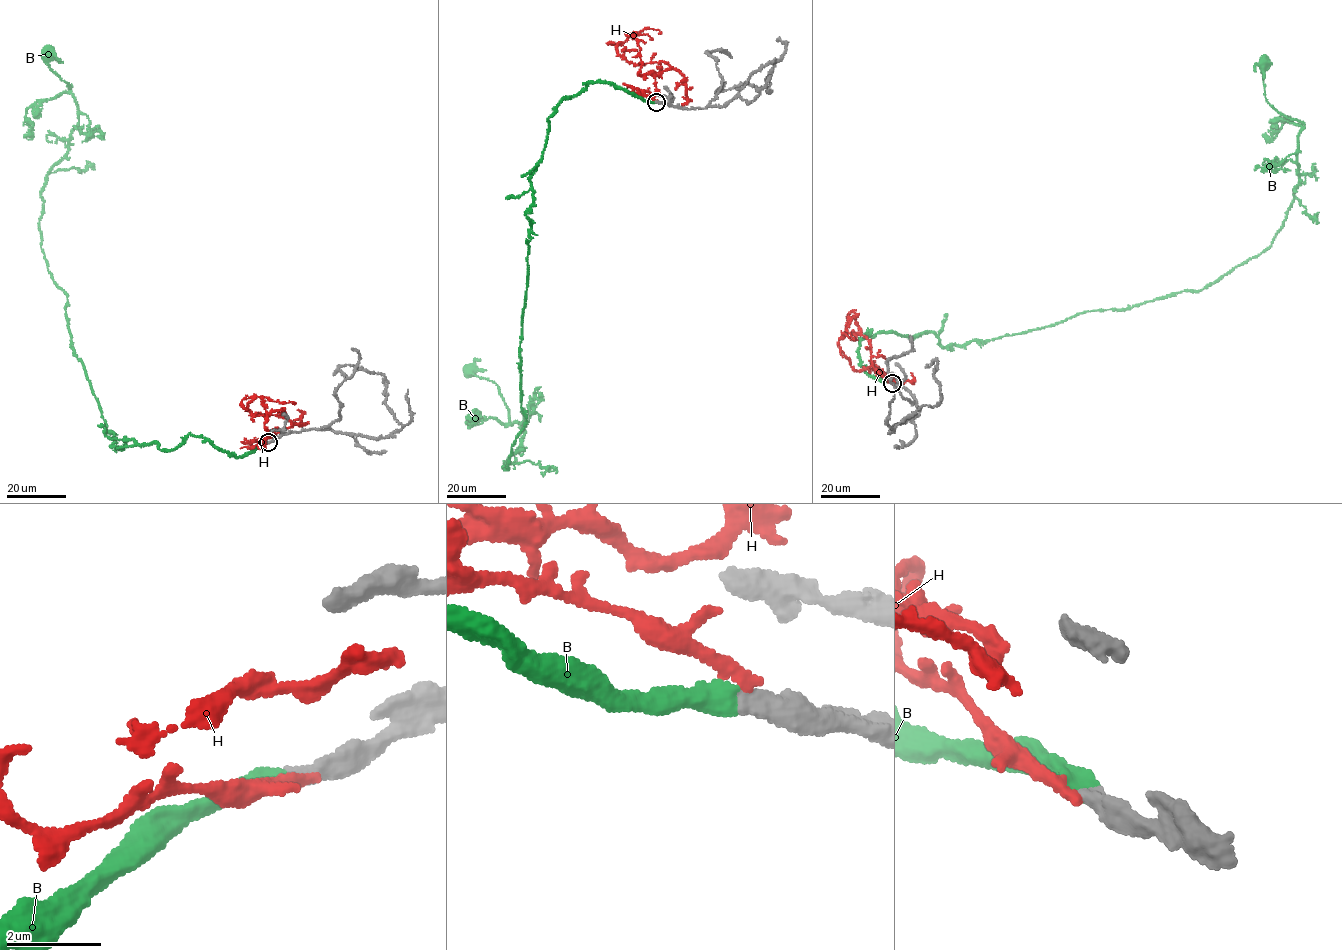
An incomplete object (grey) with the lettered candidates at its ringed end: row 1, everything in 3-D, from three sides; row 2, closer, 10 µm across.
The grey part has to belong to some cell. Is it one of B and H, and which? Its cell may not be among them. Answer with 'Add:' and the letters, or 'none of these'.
Add: B

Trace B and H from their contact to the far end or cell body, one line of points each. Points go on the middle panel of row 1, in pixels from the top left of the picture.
B: (656, 102), (596, 81), (548, 118), (526, 214), (526, 419), (507, 469), (525, 431), (499, 387), (467, 371)
H: (656, 101), (635, 95), (654, 93), (655, 76), (670, 66), (630, 63), (616, 46), (644, 29), (659, 34)

